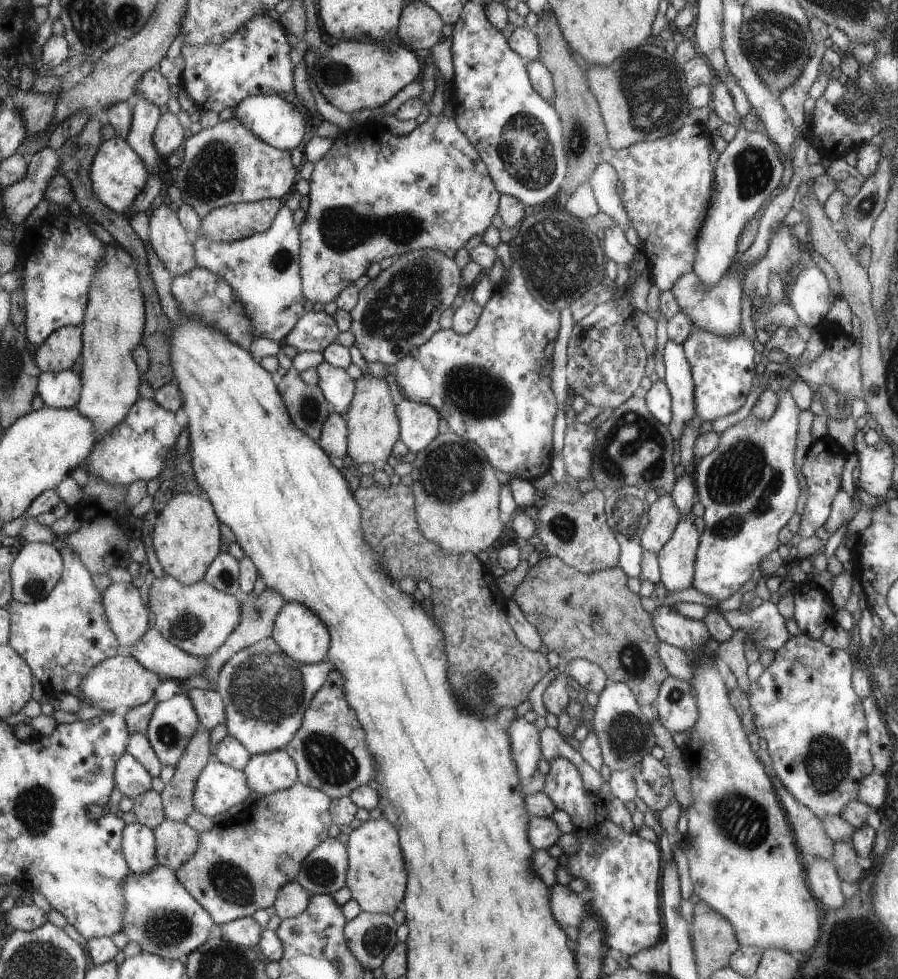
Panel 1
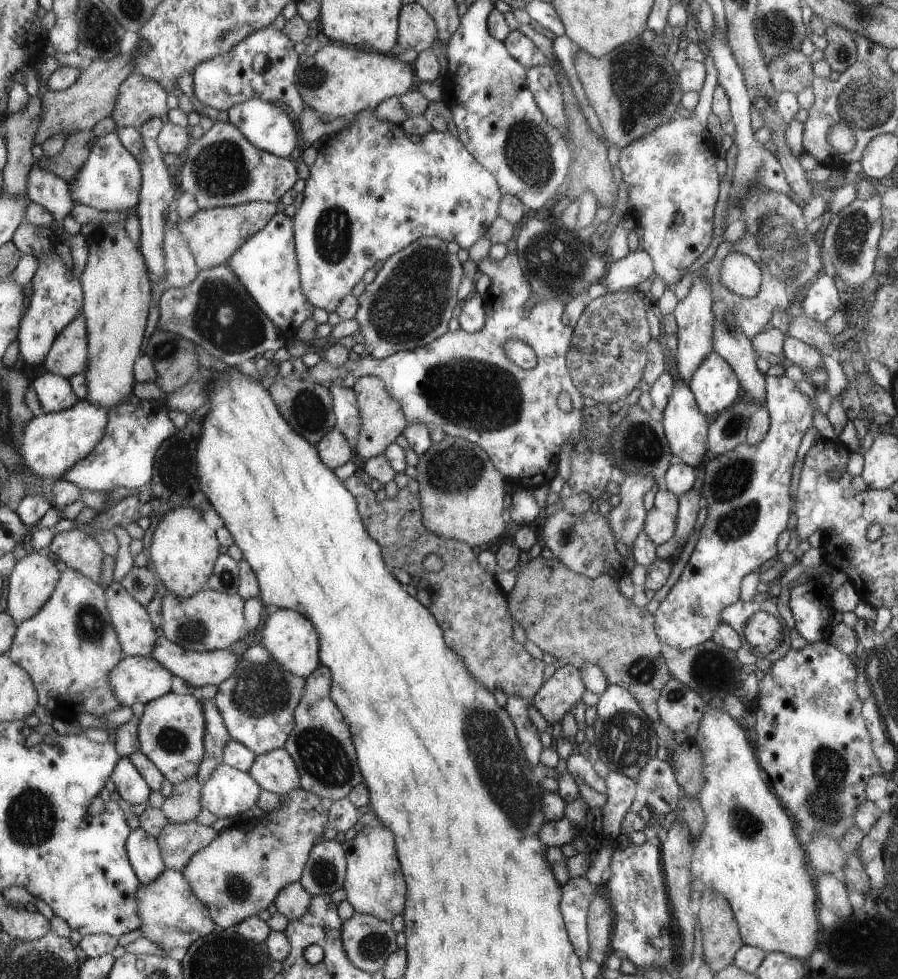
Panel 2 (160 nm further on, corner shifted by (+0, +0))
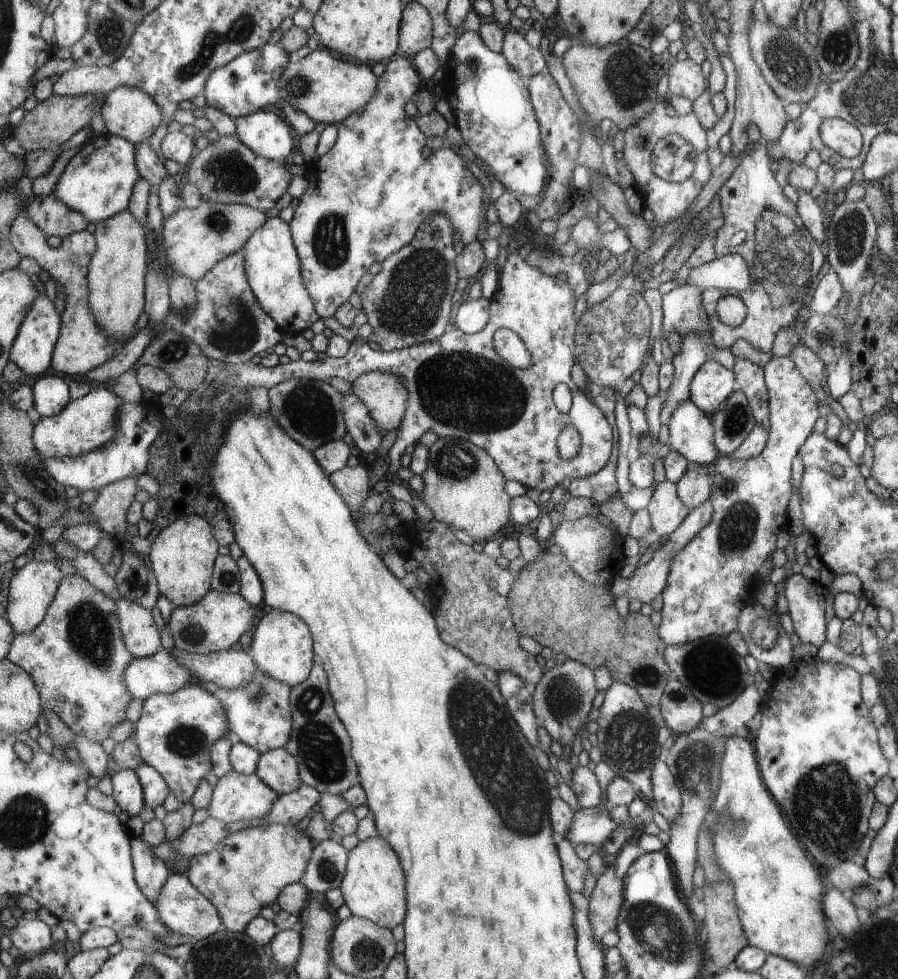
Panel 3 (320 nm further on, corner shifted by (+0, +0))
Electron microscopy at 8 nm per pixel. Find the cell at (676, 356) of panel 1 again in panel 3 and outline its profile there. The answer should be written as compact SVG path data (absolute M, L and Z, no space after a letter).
M690 400L671 413L667 426L668 447L680 452L687 462L709 464L719 457L710 415L701 412Z

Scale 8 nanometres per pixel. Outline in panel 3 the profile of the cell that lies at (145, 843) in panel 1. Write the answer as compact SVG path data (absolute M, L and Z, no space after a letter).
M135 837L131 840L135 880L143 894L146 894L147 898L155 904L172 872L166 862L154 852L154 848L145 842L145 839Z

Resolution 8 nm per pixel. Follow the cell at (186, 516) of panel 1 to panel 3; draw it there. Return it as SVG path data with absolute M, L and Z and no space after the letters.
M183 515L165 527L154 539L149 553L150 566L157 575L160 592L177 607L198 603L212 589L214 566L219 554L215 528L199 515Z

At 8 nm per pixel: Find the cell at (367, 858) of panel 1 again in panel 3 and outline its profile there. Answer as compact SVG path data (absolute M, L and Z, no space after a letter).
M380 834L359 842L349 854L346 877L340 888L351 914L393 930L407 916L406 874L399 856Z

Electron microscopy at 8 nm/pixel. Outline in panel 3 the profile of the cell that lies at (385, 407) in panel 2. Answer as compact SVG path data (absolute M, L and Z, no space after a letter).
M371 371L362 374L351 384L350 392L359 395L359 398L365 402L383 432L401 426L409 406L407 404L409 392L401 377L381 371Z

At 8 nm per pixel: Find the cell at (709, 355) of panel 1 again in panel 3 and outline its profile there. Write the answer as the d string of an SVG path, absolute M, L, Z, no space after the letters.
M705 361L690 382L689 400L707 415L717 412L733 393L733 370Z

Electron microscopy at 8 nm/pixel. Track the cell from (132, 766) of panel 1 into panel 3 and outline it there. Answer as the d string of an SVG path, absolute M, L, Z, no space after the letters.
M121 769L110 780L112 796L124 817L137 816L145 810L145 789L135 769Z

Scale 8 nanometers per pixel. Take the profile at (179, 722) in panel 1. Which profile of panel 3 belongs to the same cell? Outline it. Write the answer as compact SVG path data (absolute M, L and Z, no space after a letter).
M191 682L174 693L157 693L144 701L135 736L143 762L153 765L165 778L174 796L189 802L213 770L211 749L230 730L230 722L217 694Z

